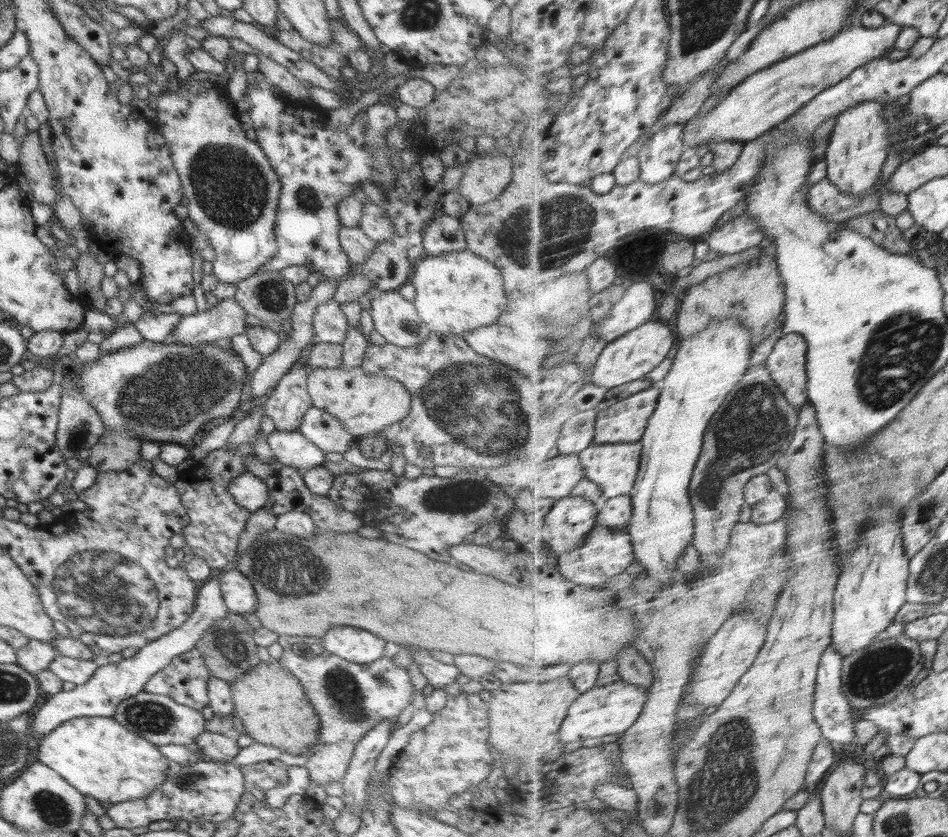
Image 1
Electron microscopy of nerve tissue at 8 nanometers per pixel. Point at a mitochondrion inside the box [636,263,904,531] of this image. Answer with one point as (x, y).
(753, 425)

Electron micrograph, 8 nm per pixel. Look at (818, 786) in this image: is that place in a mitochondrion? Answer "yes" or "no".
no

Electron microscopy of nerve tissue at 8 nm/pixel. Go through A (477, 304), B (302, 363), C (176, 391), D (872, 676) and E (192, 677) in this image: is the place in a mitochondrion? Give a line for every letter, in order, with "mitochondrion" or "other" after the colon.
A: other
B: other
C: mitochondrion
D: mitochondrion
E: other

